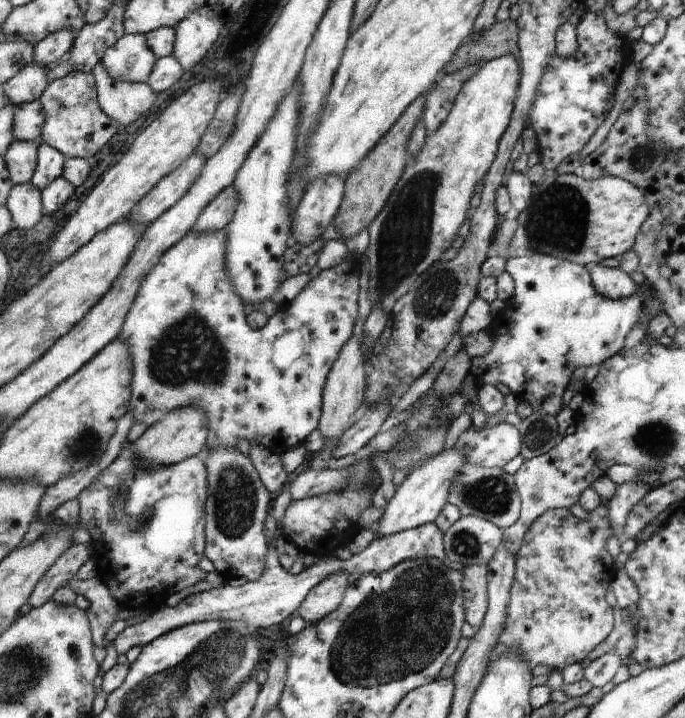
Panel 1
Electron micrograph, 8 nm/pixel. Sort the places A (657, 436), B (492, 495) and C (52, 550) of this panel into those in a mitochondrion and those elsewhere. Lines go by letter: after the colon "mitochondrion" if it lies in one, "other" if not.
A: mitochondrion
B: mitochondrion
C: other

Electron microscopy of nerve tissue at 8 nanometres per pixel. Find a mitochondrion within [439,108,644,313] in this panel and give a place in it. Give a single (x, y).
(560, 209)

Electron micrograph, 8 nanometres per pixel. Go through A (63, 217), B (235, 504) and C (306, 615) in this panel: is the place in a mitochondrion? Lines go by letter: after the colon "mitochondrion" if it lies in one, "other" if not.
A: other
B: mitochondrion
C: other

